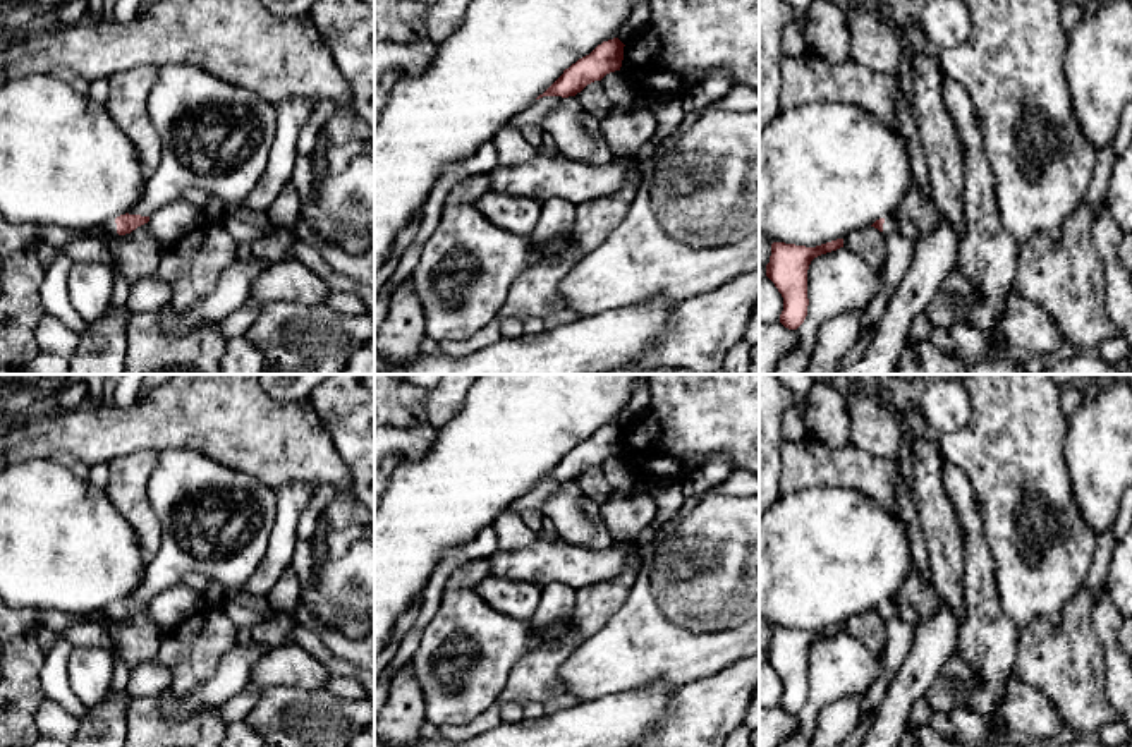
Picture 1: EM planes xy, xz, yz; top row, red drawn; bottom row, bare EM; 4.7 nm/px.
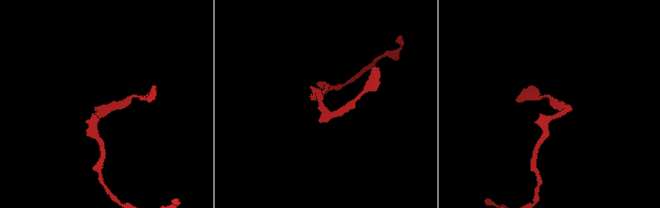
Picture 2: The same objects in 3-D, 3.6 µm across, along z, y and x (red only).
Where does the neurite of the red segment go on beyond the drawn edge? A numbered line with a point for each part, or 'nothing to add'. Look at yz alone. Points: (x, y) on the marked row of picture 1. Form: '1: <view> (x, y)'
1: yz (892, 224)

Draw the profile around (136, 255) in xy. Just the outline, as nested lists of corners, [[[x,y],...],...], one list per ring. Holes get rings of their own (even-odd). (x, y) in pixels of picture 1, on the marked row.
[[[149,223],[125,235],[108,234],[98,227],[93,234],[107,244],[112,266],[124,275],[129,285],[153,276],[158,271],[163,251],[153,237]]]

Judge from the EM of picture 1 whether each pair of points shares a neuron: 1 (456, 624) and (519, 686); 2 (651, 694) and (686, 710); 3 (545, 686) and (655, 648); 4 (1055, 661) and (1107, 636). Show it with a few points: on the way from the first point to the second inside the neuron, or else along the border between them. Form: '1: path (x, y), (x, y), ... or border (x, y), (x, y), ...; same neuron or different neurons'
1: border (528, 639), (529, 649), (511, 672), (497, 701); different neurons
2: border (677, 689), (655, 728); different neurons
3: border (557, 674), (566, 691); different neurons
4: border (1091, 603), (1091, 625), (1103, 649), (1107, 679); different neurons

